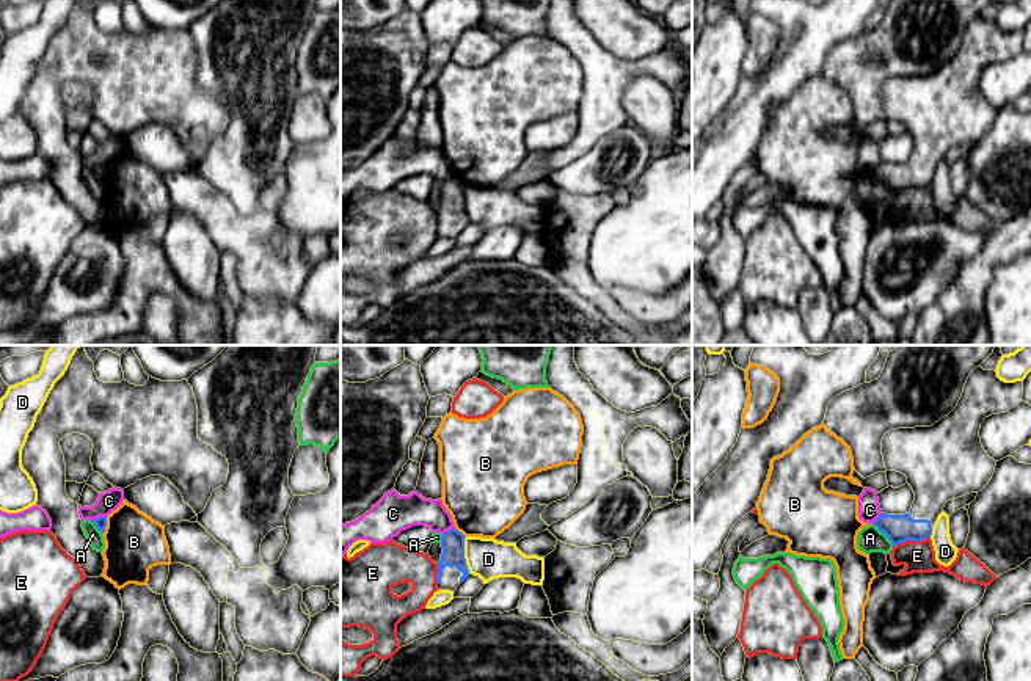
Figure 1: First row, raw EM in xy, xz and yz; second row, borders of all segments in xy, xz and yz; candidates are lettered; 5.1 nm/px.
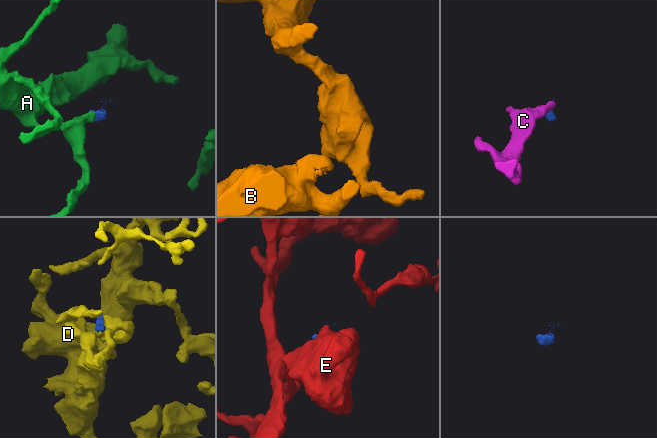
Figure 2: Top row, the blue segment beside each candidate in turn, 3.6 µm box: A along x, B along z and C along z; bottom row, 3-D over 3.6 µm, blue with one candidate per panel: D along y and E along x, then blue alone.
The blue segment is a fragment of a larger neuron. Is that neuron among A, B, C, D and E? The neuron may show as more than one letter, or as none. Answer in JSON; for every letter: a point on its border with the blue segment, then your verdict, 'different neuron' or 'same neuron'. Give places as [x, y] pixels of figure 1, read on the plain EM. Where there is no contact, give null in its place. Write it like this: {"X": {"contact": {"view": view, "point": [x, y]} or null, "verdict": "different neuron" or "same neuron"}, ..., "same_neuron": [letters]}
{"A": {"contact": {"view": "yz", "point": [884, 181]}, "verdict": "different neuron"}, "B": {"contact": {"view": "xy", "point": [105, 174]}, "verdict": "different neuron"}, "C": {"contact": {"view": "xy", "point": [99, 165]}, "verdict": "different neuron"}, "D": {"contact": {"view": "xz", "point": [463, 204]}, "verdict": "different neuron"}, "E": {"contact": {"view": "yz", "point": [910, 187]}, "verdict": "different neuron"}, "same_neuron": []}

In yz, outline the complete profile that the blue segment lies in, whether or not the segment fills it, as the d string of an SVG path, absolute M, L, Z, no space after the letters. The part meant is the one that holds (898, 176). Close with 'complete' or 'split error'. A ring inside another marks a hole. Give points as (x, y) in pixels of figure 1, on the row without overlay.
M979 14L948 64L931 75L885 82L885 116L904 122L915 141L909 162L880 162L874 169L893 195L929 187L948 149L979 141L990 130L996 110L981 93L981 72L992 63L1009 60L1022 46L1023 30L1004 31L995 19Z; split error

